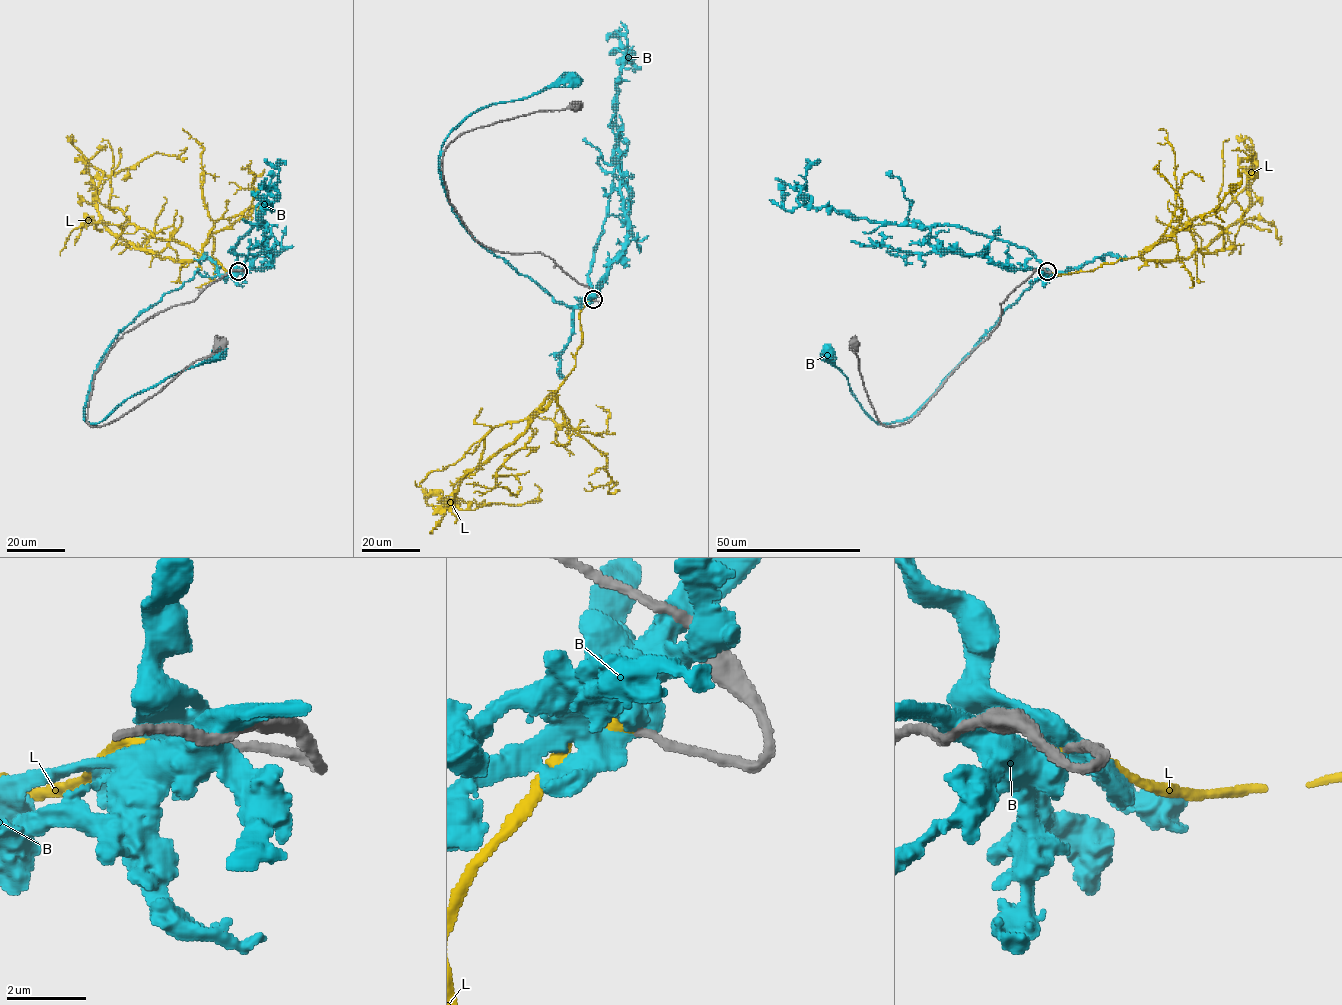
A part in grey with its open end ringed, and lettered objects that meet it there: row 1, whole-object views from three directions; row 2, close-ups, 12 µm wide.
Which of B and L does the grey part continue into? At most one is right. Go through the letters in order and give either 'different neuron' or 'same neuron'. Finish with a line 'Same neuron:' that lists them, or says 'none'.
B: different neuron
L: same neuron
Same neuron: L

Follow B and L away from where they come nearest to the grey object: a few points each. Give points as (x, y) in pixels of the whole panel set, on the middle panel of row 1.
B: (594, 299), (559, 304), (481, 246), (448, 201), (438, 161), (447, 135), (478, 110), (573, 81)
L: (593, 299), (557, 392), (451, 501), (519, 505), (538, 496), (534, 484)

